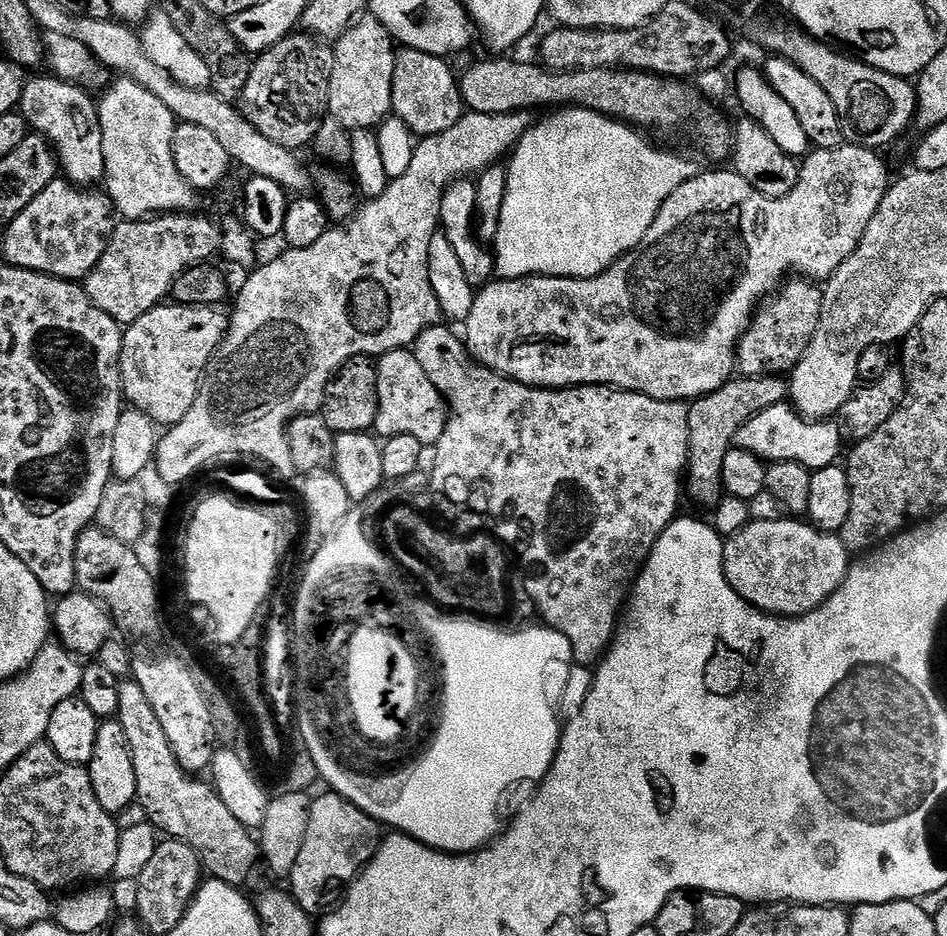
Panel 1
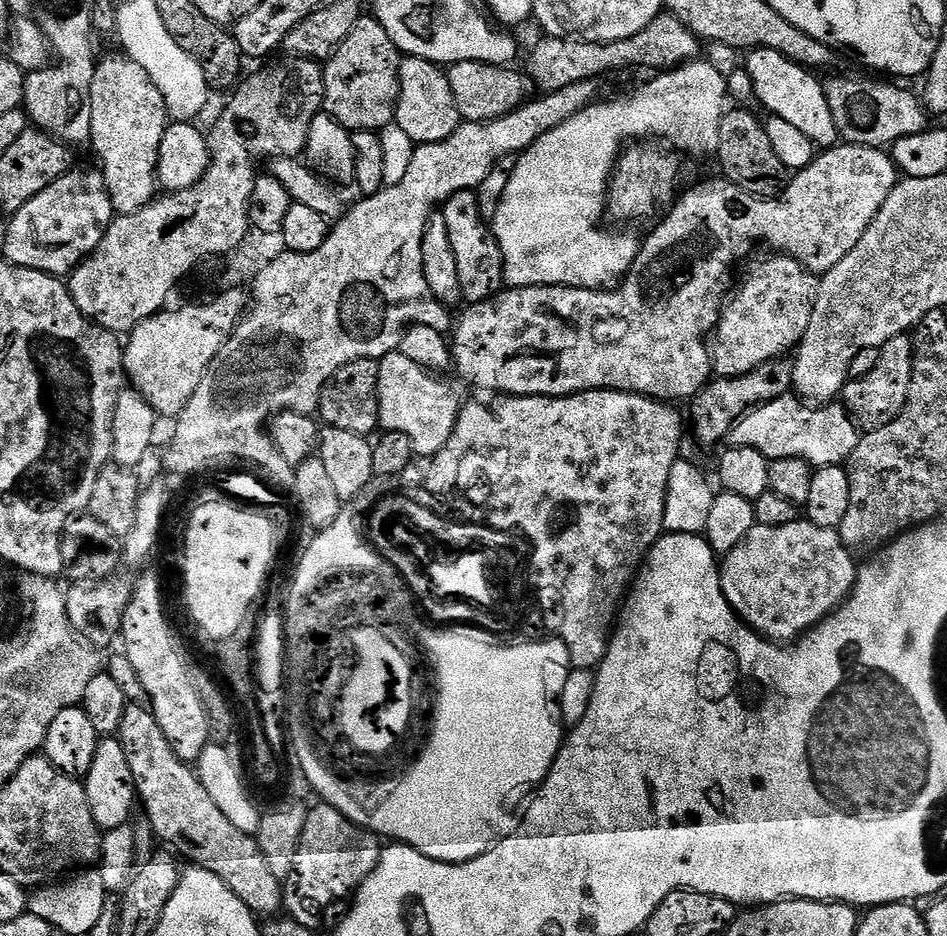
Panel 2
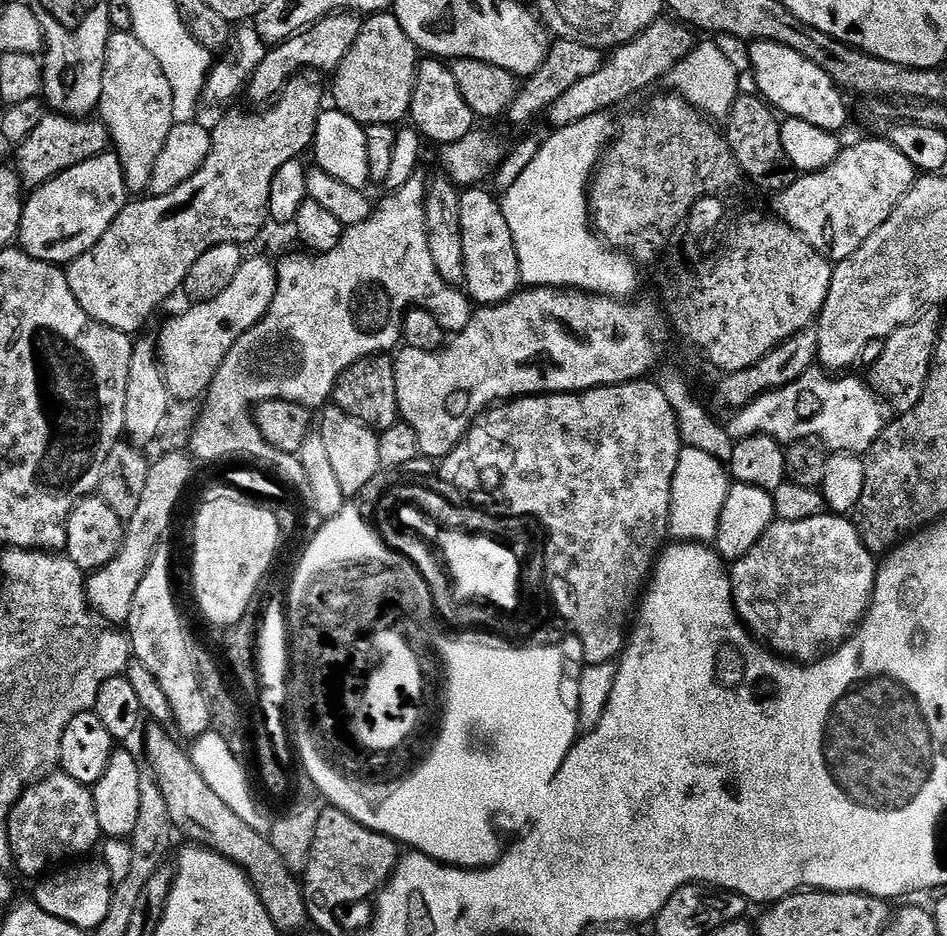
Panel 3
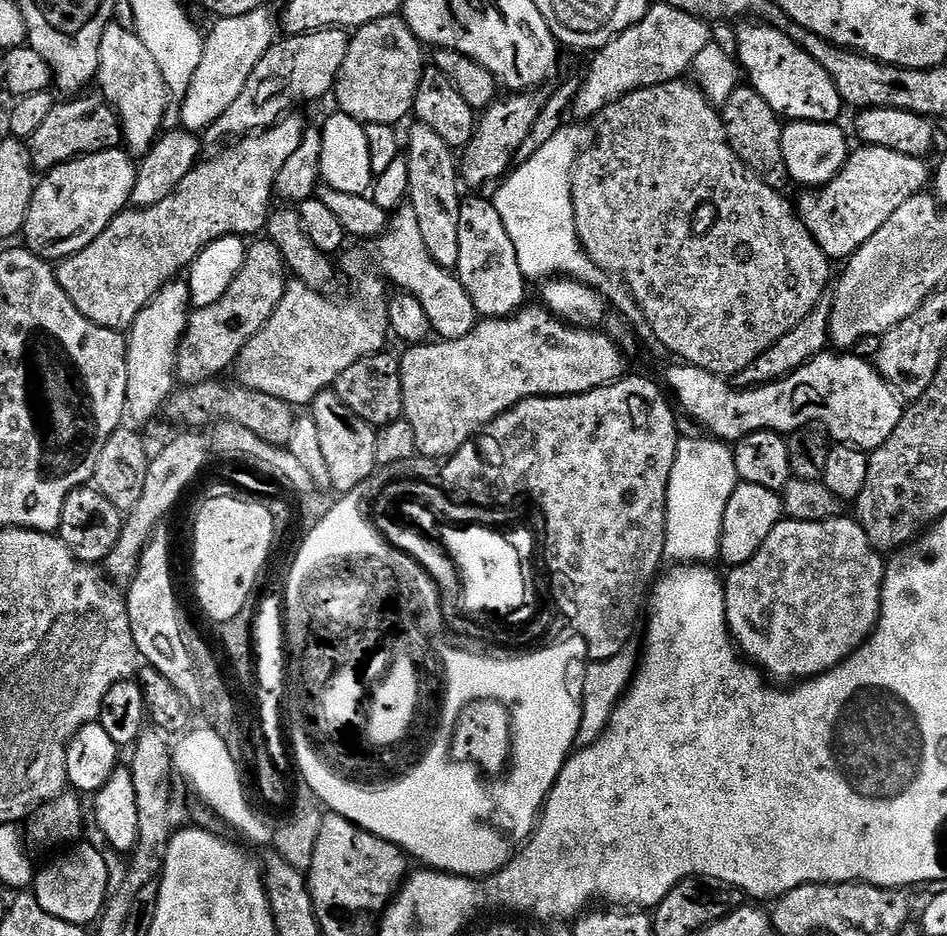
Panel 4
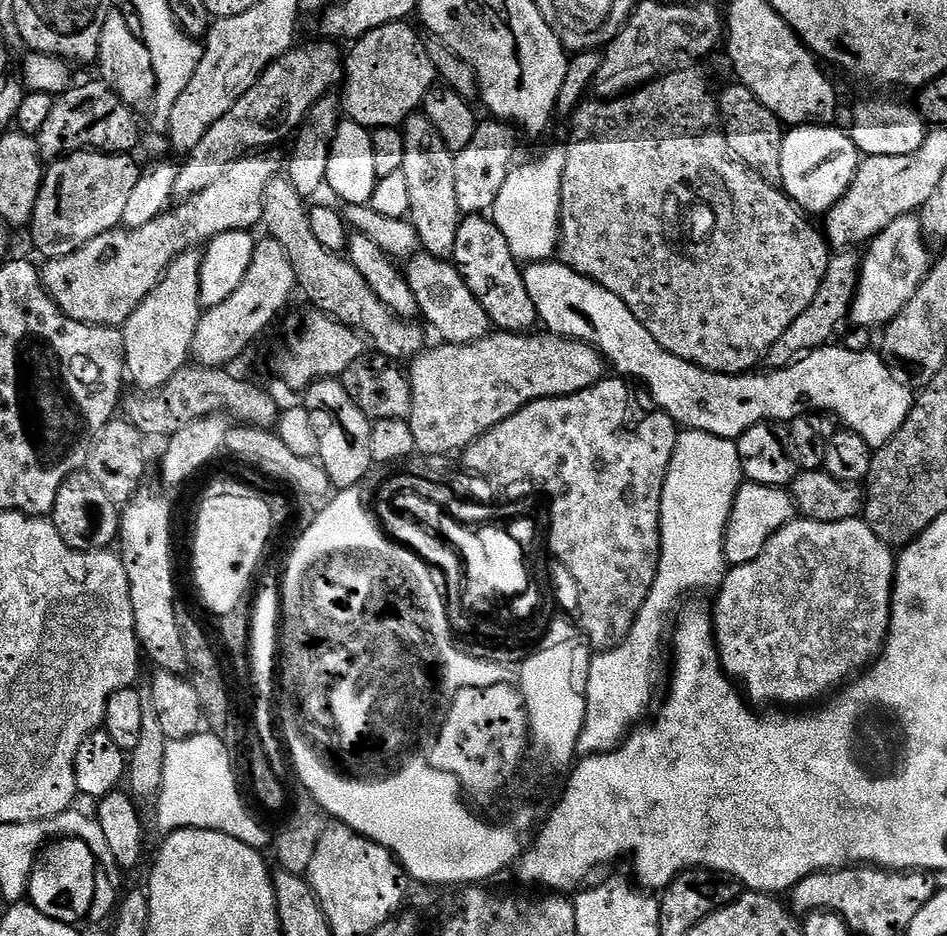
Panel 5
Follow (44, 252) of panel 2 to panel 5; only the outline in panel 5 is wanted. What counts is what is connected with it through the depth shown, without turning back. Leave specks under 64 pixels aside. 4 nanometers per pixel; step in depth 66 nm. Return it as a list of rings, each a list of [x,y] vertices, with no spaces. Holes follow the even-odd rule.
[[[89,150],[69,152],[51,161],[34,206],[30,225],[33,242],[49,257],[65,256],[98,234],[117,227],[124,219],[126,198],[130,198],[130,190],[134,190],[142,171],[132,158],[118,152]]]

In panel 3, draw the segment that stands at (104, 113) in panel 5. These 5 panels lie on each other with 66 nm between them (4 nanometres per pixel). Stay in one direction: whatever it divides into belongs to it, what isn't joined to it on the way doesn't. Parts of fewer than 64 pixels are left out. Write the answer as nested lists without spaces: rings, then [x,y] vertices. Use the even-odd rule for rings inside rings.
[[[49,111],[42,118],[42,122],[38,122],[34,134],[30,134],[30,138],[26,138],[15,149],[14,167],[25,189],[35,190],[58,174],[70,170],[70,166],[78,166],[78,162],[101,156],[103,152],[109,151],[109,148],[110,137],[103,120],[61,116],[58,112]]]

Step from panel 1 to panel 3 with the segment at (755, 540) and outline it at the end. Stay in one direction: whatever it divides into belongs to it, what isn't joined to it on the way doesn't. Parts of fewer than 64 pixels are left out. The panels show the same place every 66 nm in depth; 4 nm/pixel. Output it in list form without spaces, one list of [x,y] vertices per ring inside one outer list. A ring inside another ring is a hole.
[[[825,514],[806,518],[806,522],[776,520],[751,550],[731,565],[732,601],[744,627],[776,655],[811,662],[856,631],[872,603],[877,567],[877,557],[864,545],[851,519]]]

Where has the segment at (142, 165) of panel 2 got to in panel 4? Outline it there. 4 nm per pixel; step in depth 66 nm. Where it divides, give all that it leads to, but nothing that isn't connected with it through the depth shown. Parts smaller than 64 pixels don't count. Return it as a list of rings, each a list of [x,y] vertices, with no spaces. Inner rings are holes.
[[[113,22],[106,26],[102,34],[102,46],[98,46],[100,69],[96,80],[100,84],[99,95],[118,114],[127,151],[143,158],[165,127],[163,124],[166,124],[170,101],[168,87],[162,78],[162,70],[158,70],[158,62],[154,62],[154,54],[146,50],[142,38],[138,38],[135,31],[125,24]]]

